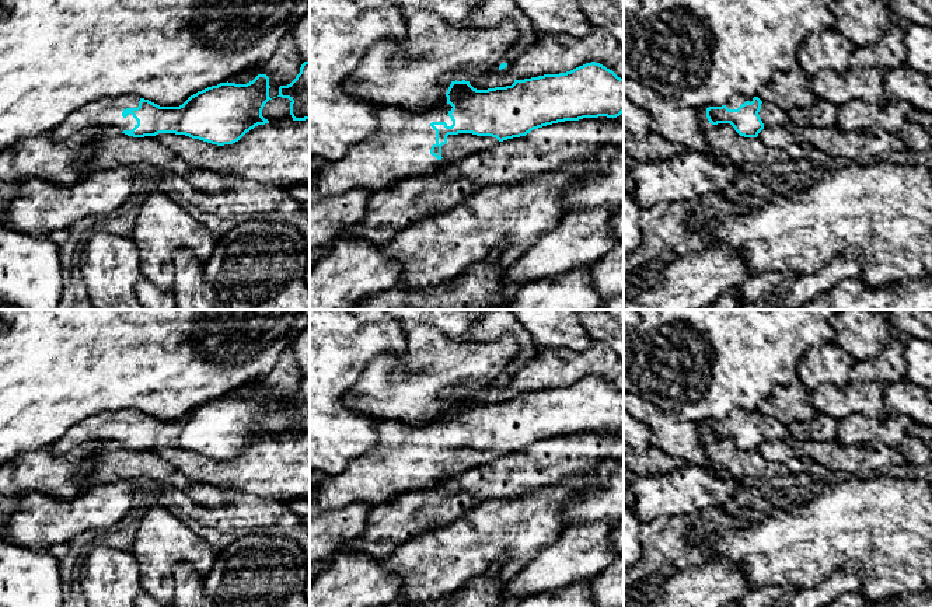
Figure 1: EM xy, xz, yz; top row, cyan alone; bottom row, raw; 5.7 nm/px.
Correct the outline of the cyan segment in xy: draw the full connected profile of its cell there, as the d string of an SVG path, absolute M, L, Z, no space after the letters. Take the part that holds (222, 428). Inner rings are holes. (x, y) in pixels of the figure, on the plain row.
M258 388L247 398L227 395L207 401L191 409L179 421L160 421L133 408L123 408L114 412L104 411L69 428L66 433L49 447L49 451L53 456L63 456L81 447L84 443L115 442L133 451L175 447L217 460L233 458L255 440L269 437L269 435L262 430L265 418L272 414L269 411L269 402L269 391L266 388Z

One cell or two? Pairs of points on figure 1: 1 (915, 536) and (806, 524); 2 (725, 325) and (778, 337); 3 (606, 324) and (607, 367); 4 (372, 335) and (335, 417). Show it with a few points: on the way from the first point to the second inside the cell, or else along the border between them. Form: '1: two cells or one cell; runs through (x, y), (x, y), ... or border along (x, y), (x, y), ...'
1: one cell; runs through (889, 526), (833, 526)
2: one cell; runs through (737, 325), (765, 325)
3: two cells; border along (594, 341), (608, 348)
4: one cell; runs through (352, 355), (334, 373), (334, 397)

